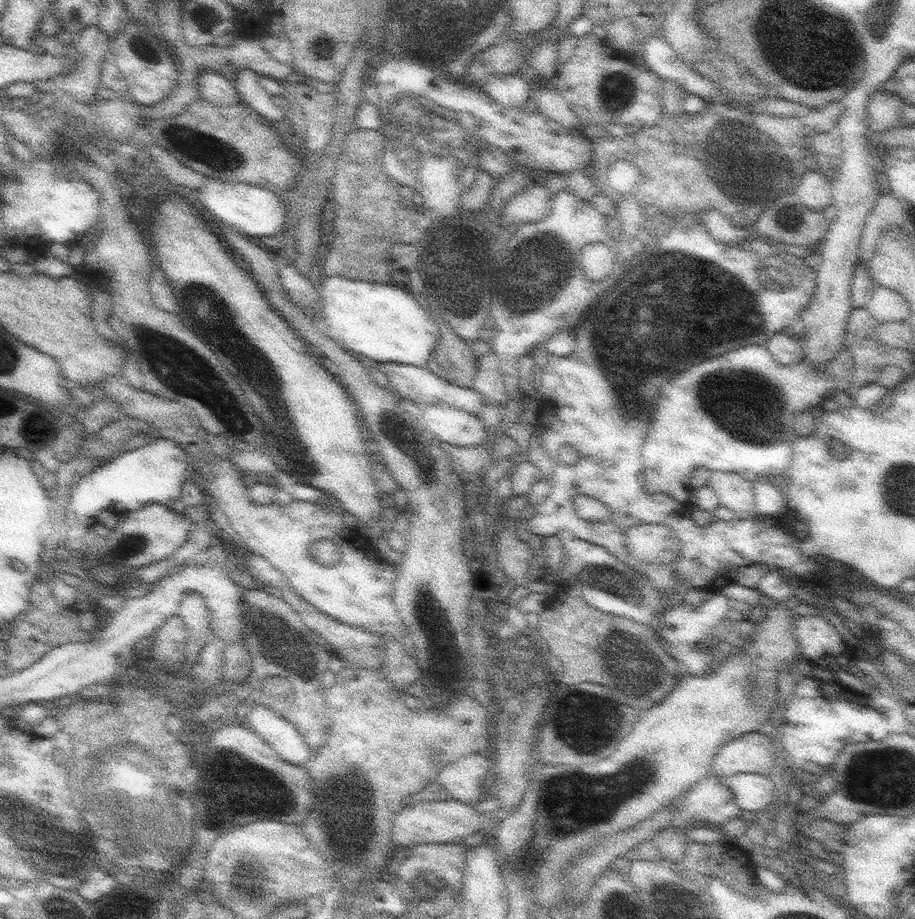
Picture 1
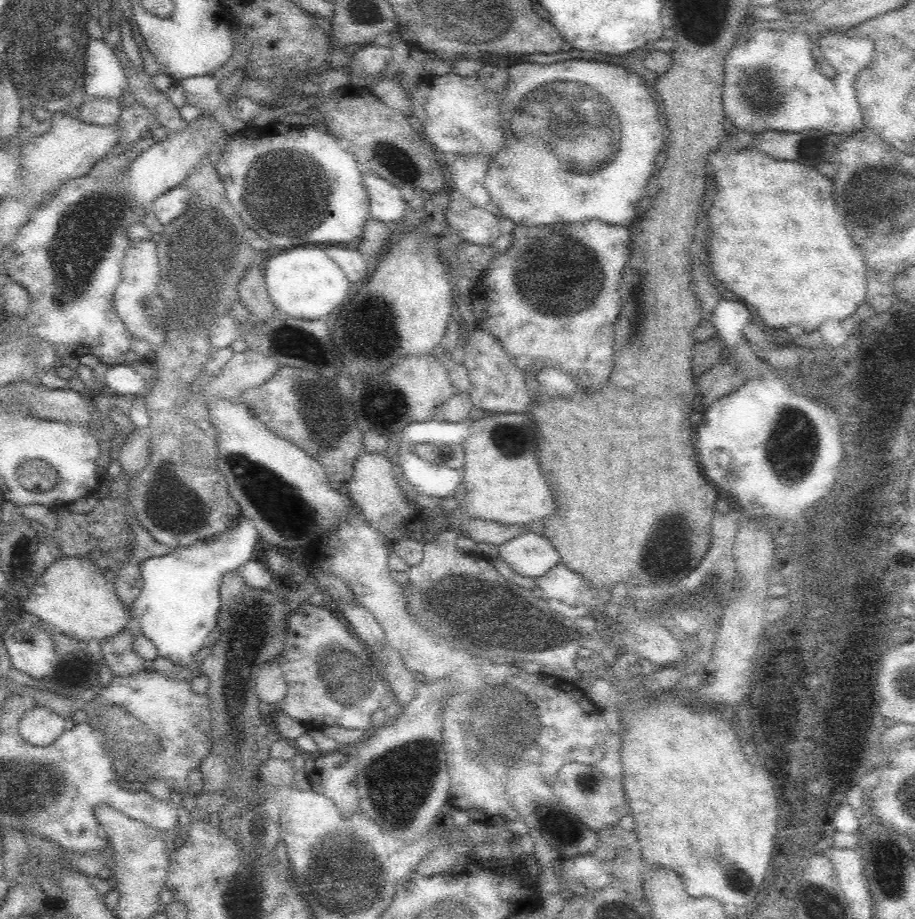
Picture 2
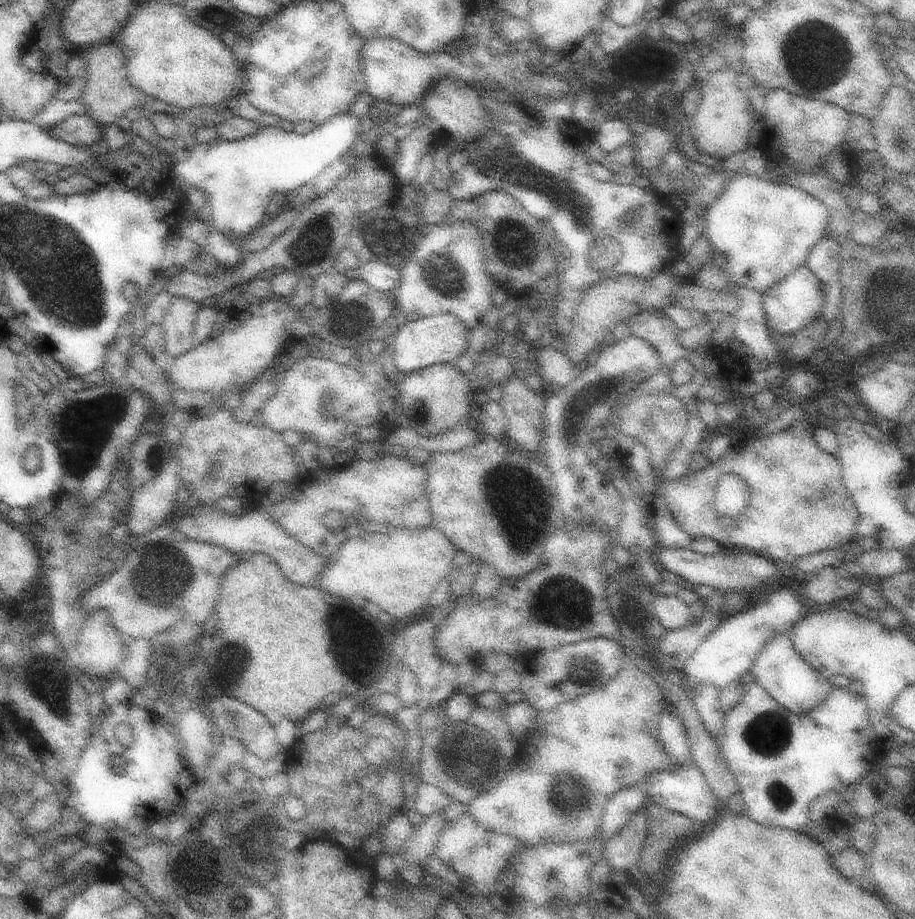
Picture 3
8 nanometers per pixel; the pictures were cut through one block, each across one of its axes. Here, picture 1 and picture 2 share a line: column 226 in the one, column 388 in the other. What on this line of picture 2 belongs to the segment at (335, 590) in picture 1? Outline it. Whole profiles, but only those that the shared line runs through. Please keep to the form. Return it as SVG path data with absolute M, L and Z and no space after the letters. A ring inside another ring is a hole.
M368 450L364 454L360 454L354 462L354 470L350 480L344 484L346 486L346 494L352 500L352 506L358 510L358 516L362 518L362 522L366 522L368 526L376 528L376 530L388 530L392 536L400 536L406 534L406 524L410 520L408 514L408 506L406 506L406 498L402 496L400 488L398 488L398 478L392 472L392 466L396 462L388 458L386 452L376 452L376 454L368 454Z

